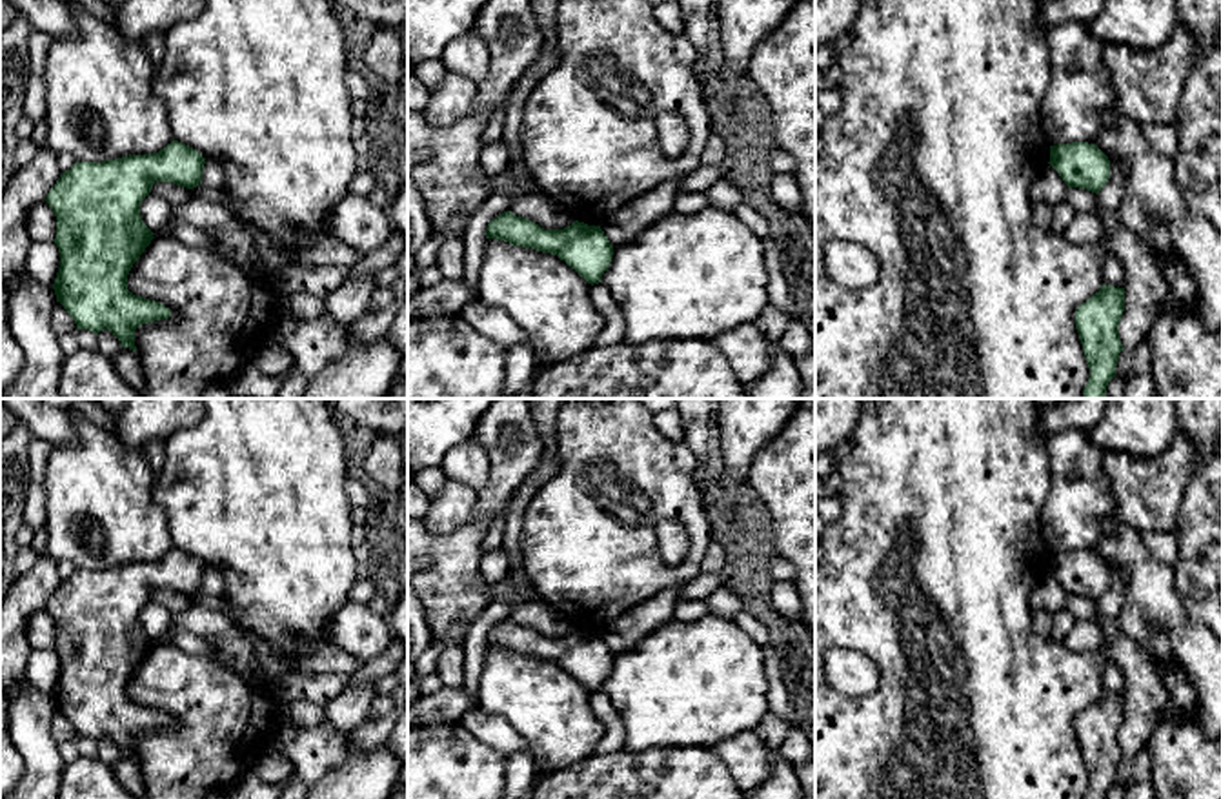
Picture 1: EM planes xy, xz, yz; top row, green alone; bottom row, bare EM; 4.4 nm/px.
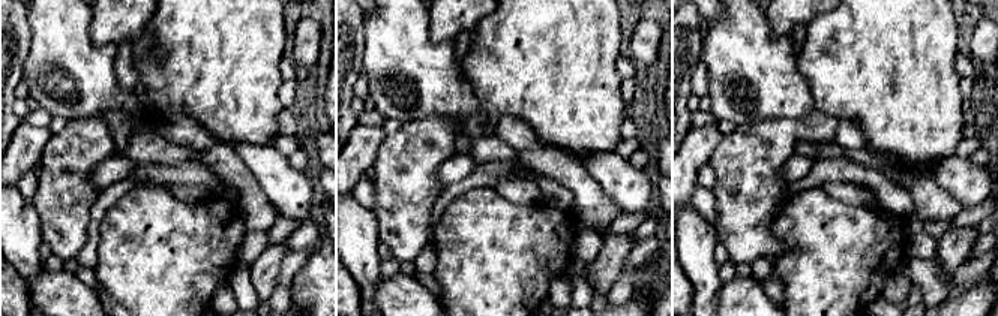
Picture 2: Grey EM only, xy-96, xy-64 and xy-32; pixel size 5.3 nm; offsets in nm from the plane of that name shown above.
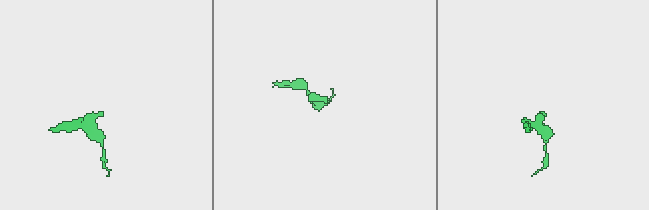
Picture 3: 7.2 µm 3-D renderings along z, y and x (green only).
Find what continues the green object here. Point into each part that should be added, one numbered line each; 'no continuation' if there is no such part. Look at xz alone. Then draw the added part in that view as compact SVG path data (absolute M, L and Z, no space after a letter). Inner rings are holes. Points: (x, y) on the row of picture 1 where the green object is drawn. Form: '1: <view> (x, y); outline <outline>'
no continuation

